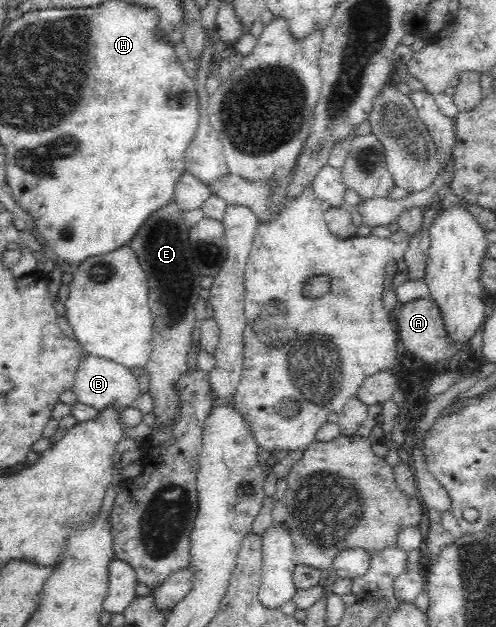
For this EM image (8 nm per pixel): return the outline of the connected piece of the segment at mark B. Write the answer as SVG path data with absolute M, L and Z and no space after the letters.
M85 353L80 360L74 385L71 390L76 395L79 403L90 405L96 410L105 409L108 405L118 404L120 408L130 408L136 405L136 400L141 394L138 387L136 376L127 367L112 361L98 357L92 354Z

